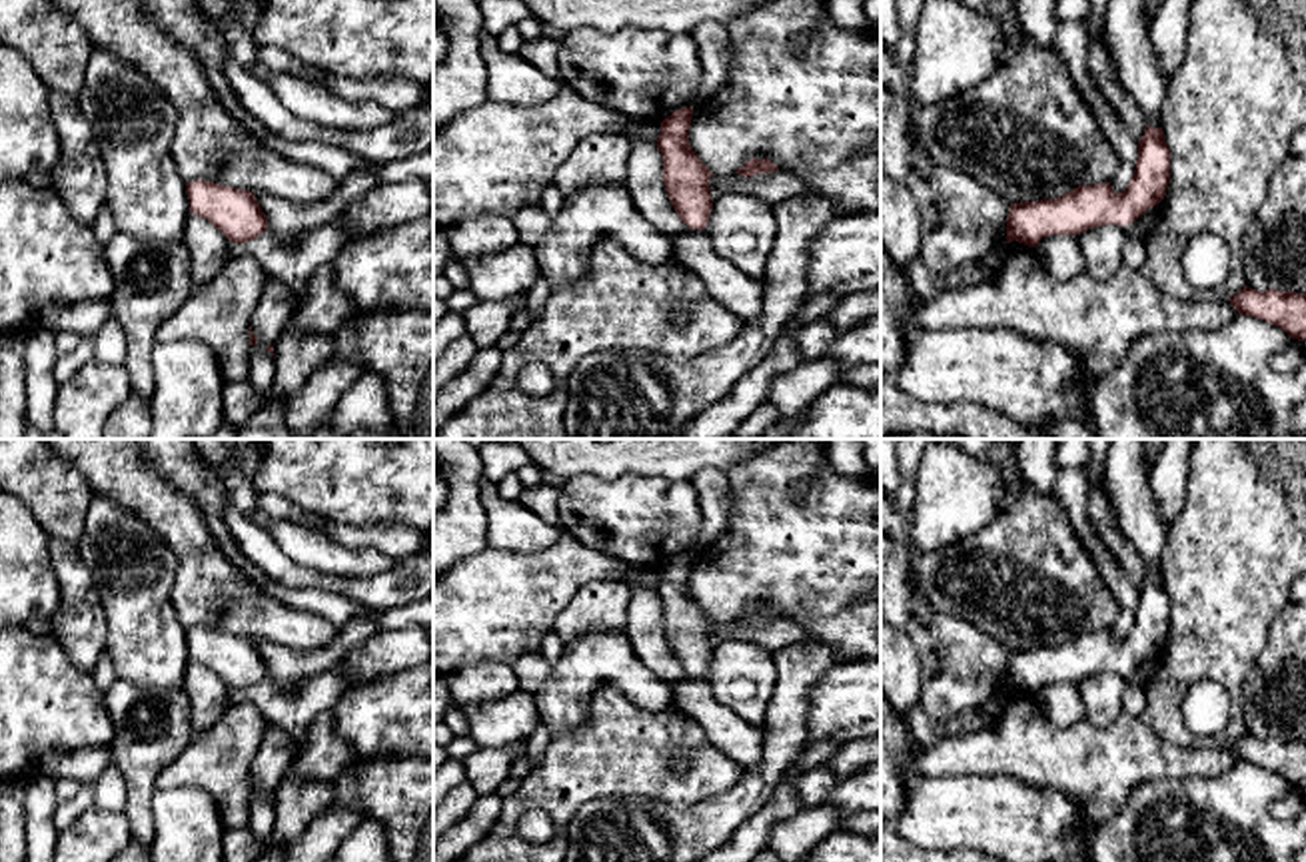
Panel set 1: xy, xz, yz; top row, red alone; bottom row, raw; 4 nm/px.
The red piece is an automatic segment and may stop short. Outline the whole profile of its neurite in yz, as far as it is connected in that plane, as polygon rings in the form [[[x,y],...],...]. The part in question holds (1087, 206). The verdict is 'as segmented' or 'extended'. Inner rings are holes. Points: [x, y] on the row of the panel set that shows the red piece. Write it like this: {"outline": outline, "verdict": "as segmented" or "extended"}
{"outline": [[[1146,126],[1134,176],[1122,194],[1108,184],[1078,186],[1040,202],[1010,204],[1006,243],[1036,247],[1048,235],[1078,235],[1100,225],[1128,225],[1158,206],[1170,184],[1170,148],[1162,128]]], "verdict": "as segmented"}

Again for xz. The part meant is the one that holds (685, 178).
{"outline": [[[693,108],[677,110],[665,118],[657,148],[663,156],[663,184],[679,219],[689,229],[703,231],[713,210],[709,186],[713,172],[689,144],[691,120]]], "verdict": "as segmented"}

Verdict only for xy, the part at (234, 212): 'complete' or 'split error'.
complete

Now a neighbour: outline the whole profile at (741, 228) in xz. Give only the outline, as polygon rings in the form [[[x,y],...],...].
[[[723,194],[713,200],[703,229],[713,249],[753,279],[763,279],[775,239],[773,206],[749,194]]]

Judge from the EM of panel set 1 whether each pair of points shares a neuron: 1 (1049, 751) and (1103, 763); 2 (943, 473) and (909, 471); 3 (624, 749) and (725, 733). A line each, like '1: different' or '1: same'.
1: same
2: different
3: different

